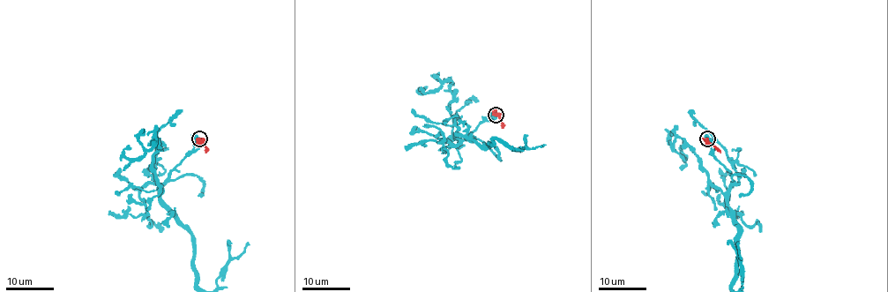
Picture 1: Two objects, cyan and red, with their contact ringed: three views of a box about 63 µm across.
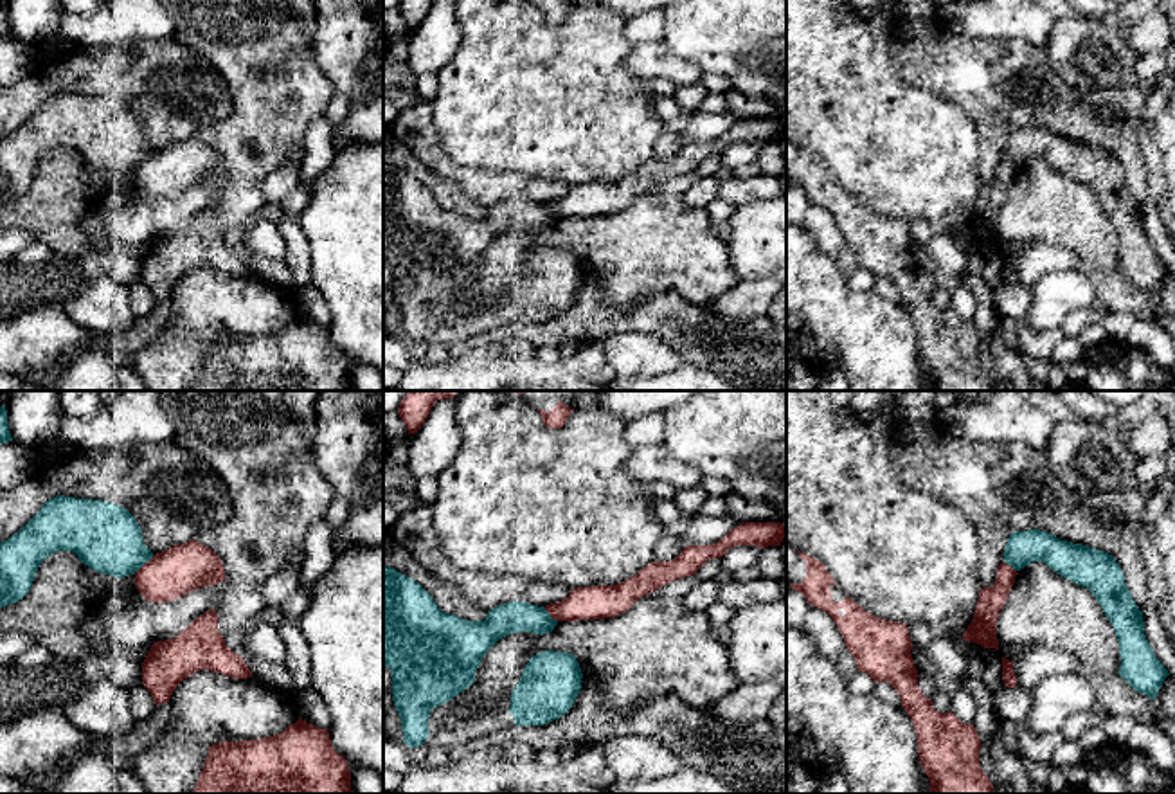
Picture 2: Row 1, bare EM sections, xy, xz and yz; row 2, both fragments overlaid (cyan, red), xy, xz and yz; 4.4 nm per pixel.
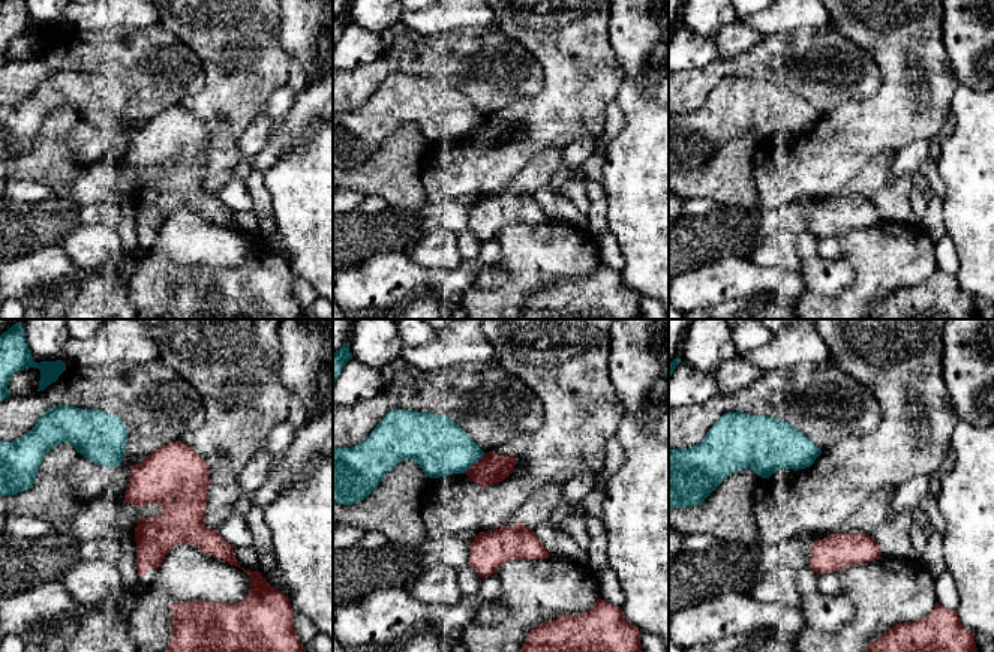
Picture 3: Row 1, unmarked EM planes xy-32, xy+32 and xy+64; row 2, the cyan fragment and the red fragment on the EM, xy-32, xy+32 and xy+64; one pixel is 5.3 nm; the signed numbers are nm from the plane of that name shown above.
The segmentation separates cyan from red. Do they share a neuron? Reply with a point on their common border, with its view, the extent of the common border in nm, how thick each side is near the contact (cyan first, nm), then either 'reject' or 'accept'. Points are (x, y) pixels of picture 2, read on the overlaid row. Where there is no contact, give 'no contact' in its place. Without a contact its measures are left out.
contact xy (144, 562); length 120 nm; calibres 300 and 220 nm; reject

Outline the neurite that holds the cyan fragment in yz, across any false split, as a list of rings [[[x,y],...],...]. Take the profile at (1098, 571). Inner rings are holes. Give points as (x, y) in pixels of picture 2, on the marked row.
[[[1040,529],[1013,531],[1004,558],[1015,571],[1044,562],[1060,576],[1087,587],[1116,630],[1119,641],[1119,675],[1139,693],[1155,700],[1168,670],[1155,657],[1146,636],[1143,612],[1125,583],[1125,574],[1105,551],[1060,540]]]

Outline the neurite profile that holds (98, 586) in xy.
[[[83,564],[85,600],[90,609],[97,607],[112,591],[122,587],[121,578],[101,574]]]

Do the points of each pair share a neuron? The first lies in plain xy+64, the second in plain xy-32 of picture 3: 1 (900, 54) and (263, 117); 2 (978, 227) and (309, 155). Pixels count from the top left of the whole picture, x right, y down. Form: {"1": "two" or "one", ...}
{"1": "two", "2": "one"}

